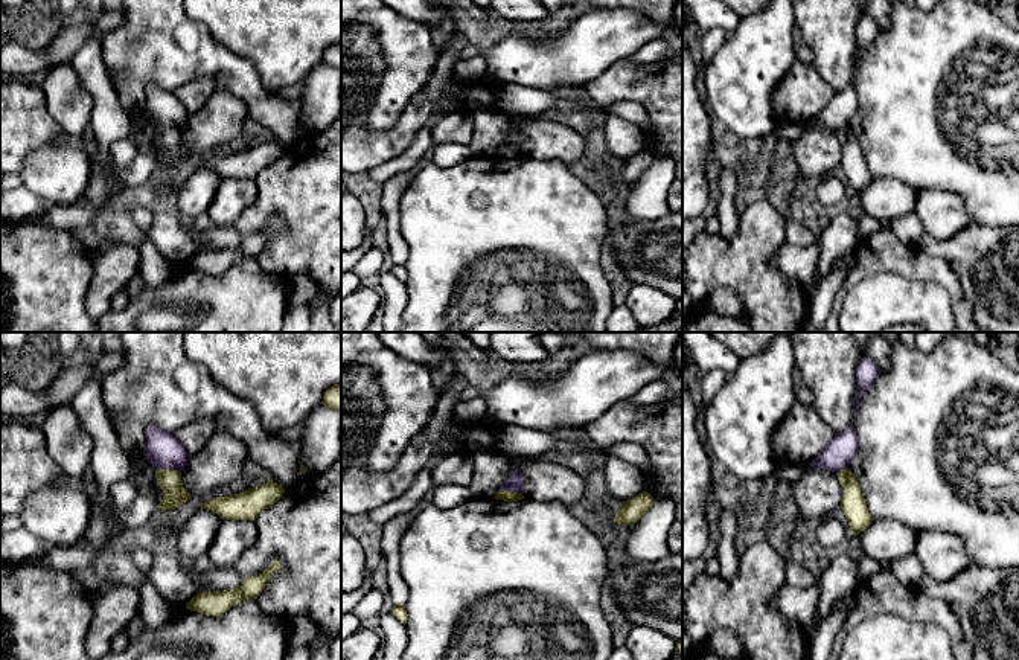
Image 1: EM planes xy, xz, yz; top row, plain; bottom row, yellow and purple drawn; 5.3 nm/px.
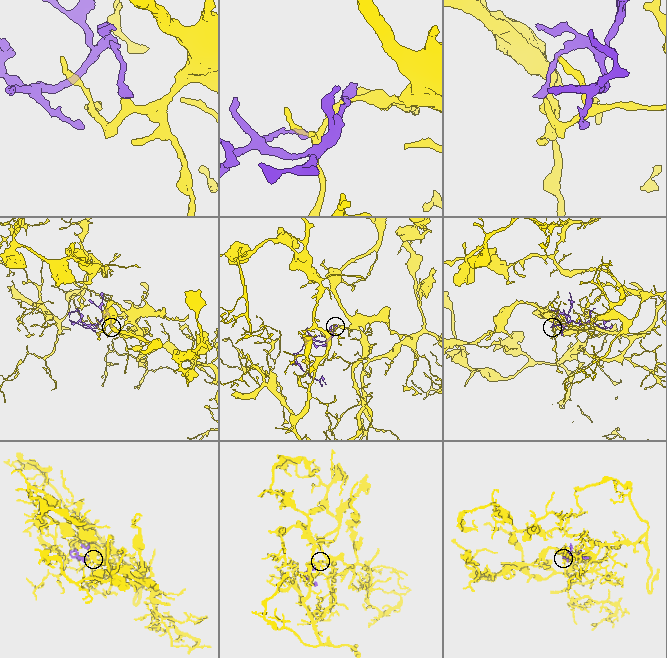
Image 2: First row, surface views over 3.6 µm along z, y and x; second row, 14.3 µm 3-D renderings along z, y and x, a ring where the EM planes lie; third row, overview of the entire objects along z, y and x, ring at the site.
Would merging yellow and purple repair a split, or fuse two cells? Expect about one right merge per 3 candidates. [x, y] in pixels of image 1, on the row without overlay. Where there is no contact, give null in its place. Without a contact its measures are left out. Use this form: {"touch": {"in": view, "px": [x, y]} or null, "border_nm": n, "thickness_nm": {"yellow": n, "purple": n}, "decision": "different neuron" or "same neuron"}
{"touch": {"in": "xy", "px": [168, 128]}, "border_nm": 130, "thickness_nm": {"yellow": 120, "purple": 190}, "decision": "different neuron"}

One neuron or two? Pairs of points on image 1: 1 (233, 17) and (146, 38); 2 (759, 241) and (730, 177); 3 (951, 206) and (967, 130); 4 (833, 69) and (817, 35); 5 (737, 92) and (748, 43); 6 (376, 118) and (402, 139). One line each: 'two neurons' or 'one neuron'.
1: two neurons
2: two neurons
3: two neurons
4: one neuron
5: one neuron
6: two neurons

